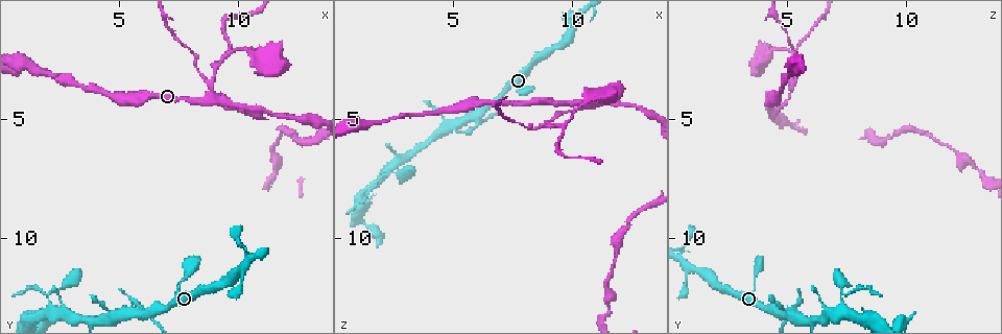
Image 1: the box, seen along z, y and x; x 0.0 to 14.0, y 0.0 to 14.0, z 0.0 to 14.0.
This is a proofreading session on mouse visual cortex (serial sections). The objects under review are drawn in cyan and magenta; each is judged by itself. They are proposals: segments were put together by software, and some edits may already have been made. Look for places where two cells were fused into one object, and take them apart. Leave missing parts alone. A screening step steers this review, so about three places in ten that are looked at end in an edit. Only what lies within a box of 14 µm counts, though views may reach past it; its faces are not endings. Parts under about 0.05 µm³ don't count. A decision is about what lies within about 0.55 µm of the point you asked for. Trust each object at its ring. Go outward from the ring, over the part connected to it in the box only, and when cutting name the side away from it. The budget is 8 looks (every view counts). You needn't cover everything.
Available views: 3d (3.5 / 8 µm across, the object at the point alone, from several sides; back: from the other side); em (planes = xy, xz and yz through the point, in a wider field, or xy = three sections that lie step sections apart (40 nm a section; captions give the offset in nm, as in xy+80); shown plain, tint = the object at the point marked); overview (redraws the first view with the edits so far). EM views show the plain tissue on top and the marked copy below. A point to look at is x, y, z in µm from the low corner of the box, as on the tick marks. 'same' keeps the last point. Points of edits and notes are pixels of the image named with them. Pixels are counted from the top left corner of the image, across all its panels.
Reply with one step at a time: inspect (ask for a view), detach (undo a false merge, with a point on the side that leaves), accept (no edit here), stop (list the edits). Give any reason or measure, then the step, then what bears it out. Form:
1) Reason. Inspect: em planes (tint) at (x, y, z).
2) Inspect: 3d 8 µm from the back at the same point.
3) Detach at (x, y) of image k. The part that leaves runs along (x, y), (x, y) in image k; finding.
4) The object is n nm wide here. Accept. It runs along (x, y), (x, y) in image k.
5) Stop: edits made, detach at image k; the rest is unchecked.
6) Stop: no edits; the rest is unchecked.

Inspect: 3d 8 µm at (10.0, 4.4, 4.3).

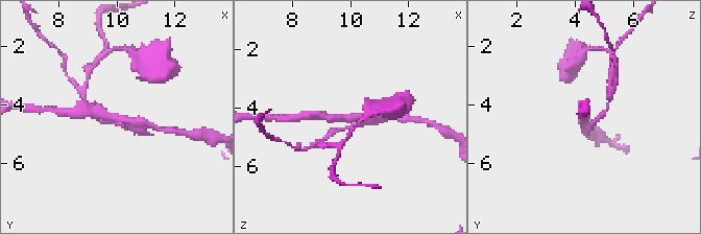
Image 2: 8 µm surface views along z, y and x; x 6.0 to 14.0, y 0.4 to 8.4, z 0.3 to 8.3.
Inspect: 3d 3.5 µm at (9.9, 4.4, 4.4).

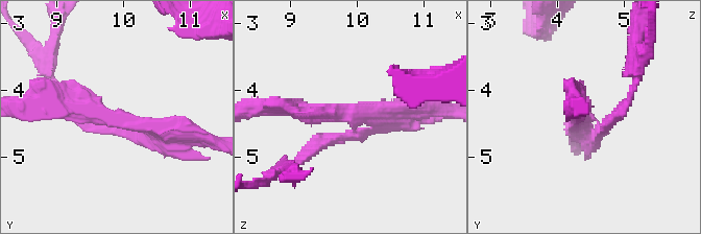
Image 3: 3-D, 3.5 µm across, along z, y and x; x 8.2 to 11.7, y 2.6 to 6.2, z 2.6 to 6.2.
Shape alone is not enough. Inspect: em xy step 2 (tint) at (9.95, 4.40, 4.40).

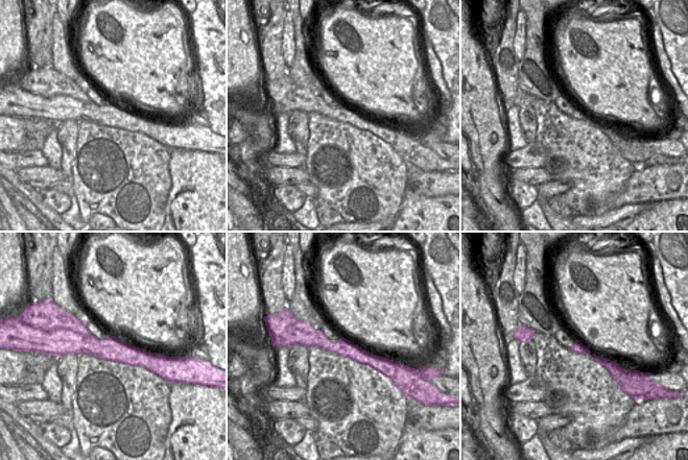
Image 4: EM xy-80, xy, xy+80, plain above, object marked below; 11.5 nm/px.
Detach at (622, 110) of image 3. The part that leaves runs along (585, 119), (604, 129), (633, 87) in image 3; a second cell is stuck on.

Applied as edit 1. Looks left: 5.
See it whole again. Inspect: overview.

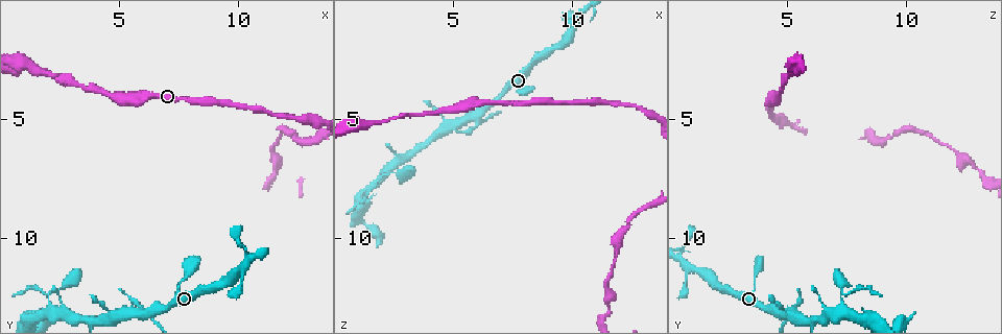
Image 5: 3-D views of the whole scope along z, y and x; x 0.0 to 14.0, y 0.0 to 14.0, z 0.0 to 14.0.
Arms part here. Inspect: 3d 3.5 µm at (10.2, 11.3, 0.9).

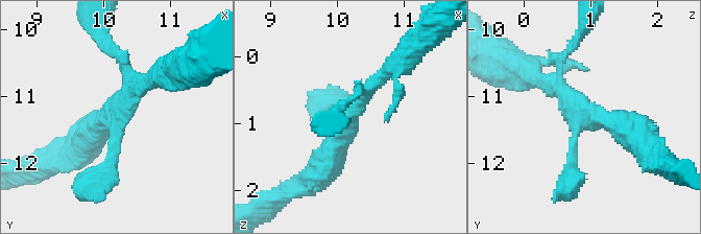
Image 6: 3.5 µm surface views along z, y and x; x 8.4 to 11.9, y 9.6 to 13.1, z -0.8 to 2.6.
3 arms meet here; the arms are 150, 200, 450 nm wide; shape alone is not enough. Inspect: em xy step 5 (tint) at (10.15, 11.25, 0.95).

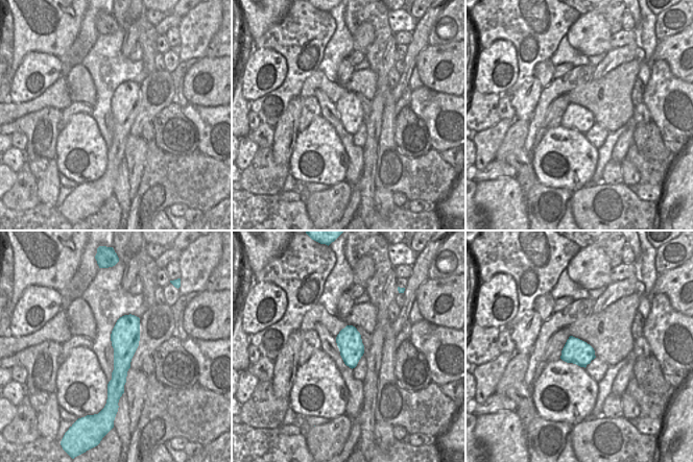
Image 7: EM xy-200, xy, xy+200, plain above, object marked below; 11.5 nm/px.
Inspect: em xy step 3 (tint) at the same point.

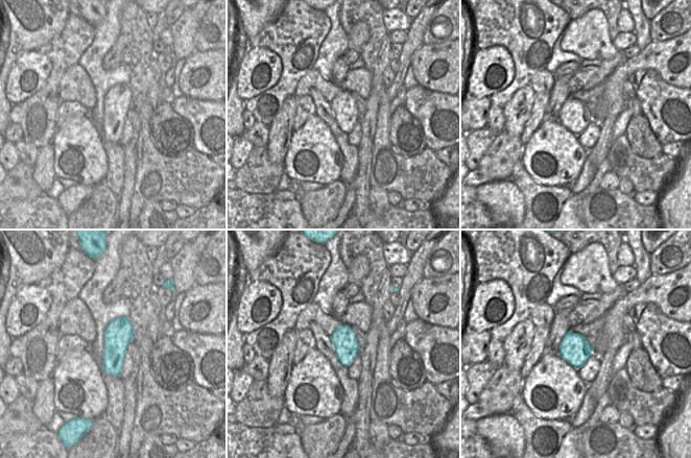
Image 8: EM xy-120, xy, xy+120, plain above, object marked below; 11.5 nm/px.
The object is 300 nm wide here. Accept. It runs along (639, 139), (578, 108), (559, 59) in image 6; continuous, no second cell.

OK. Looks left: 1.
Stop: edits made, detach at image 3; the rest is unchecked.

